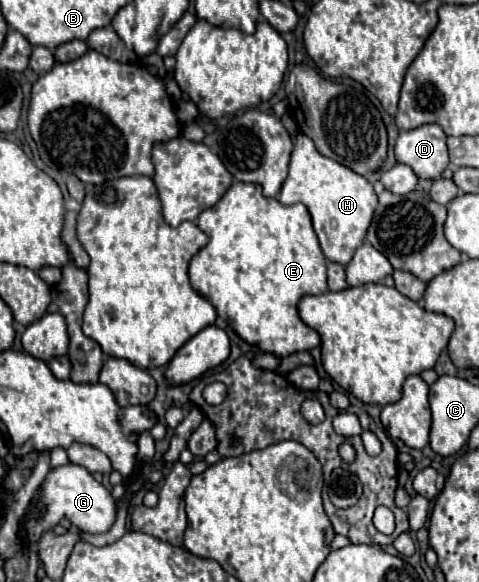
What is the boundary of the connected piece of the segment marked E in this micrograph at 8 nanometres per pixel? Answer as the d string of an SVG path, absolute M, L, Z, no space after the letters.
M232 183L226 195L210 209L204 209L196 225L208 235L208 245L202 247L190 261L190 285L208 299L218 313L226 313L240 339L258 345L264 353L288 357L290 353L308 351L320 345L320 335L310 329L298 315L298 301L304 295L320 295L328 291L326 259L312 229L312 219L304 205L284 207L276 199L262 195L258 183Z

